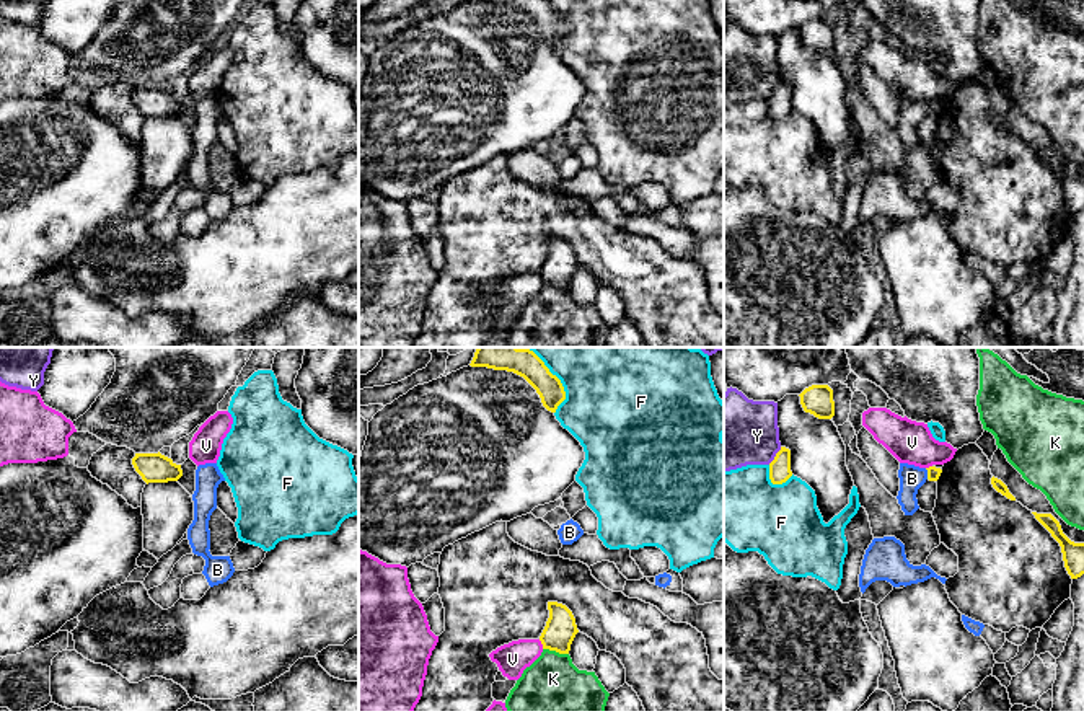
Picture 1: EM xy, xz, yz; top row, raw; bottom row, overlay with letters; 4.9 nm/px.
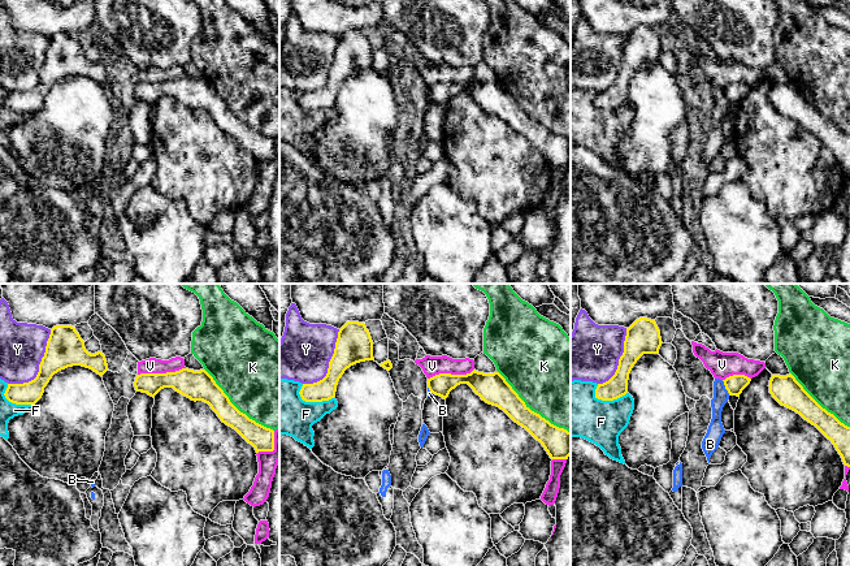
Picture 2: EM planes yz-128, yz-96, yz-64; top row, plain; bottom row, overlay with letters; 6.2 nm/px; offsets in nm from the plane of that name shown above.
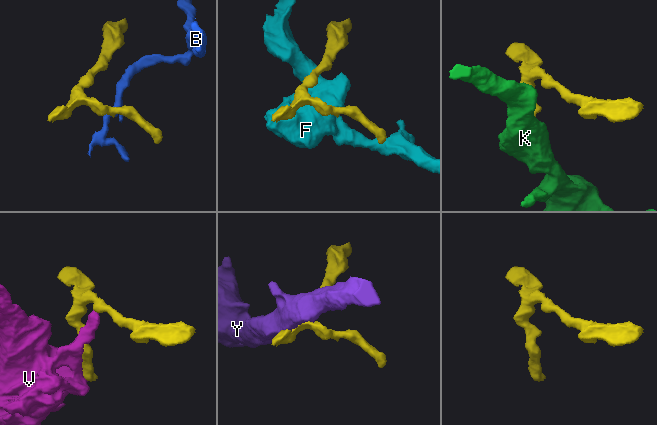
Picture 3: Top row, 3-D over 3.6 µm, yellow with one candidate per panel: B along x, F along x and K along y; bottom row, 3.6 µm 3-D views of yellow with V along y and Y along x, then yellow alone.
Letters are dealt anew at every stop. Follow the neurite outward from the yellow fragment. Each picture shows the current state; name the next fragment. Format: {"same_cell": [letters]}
{"same_cell": []}

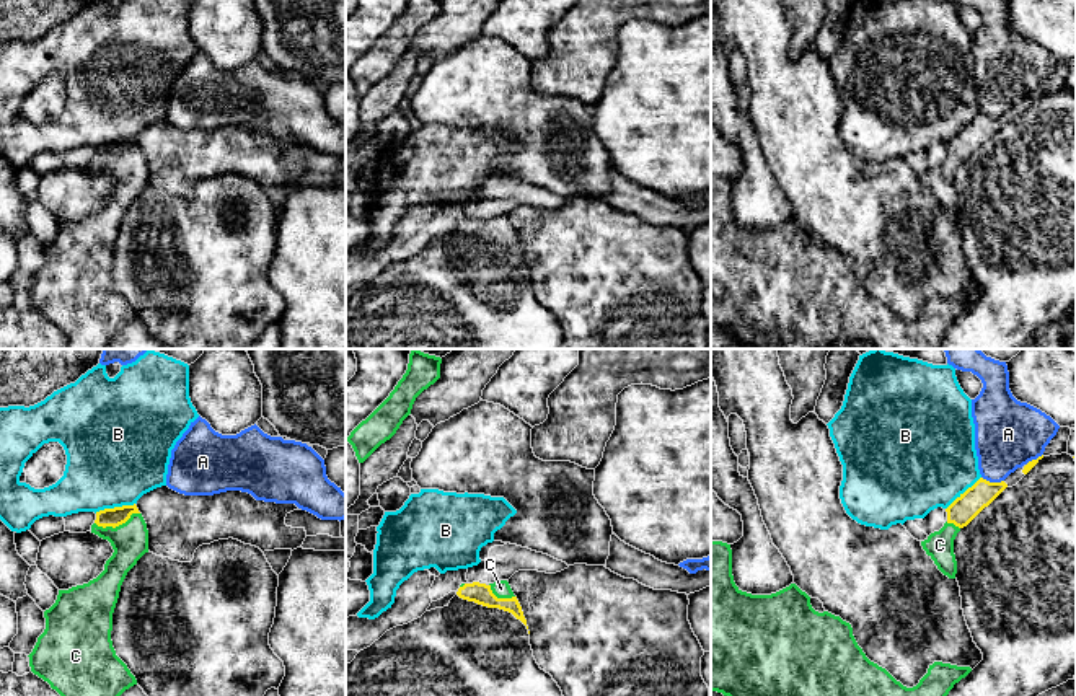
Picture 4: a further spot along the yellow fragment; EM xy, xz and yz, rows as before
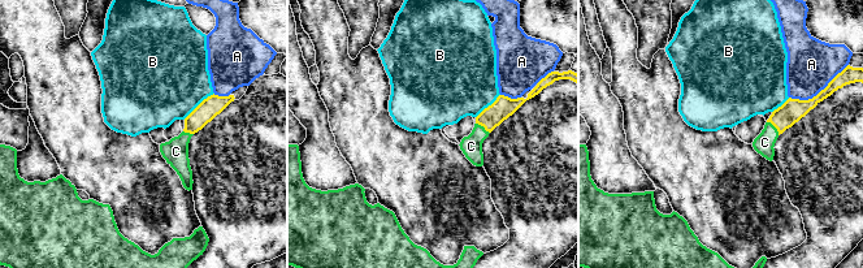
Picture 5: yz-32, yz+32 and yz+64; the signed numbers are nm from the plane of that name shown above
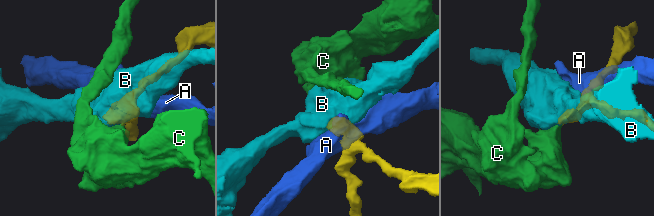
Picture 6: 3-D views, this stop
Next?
{"same_cell": ["C"]}

